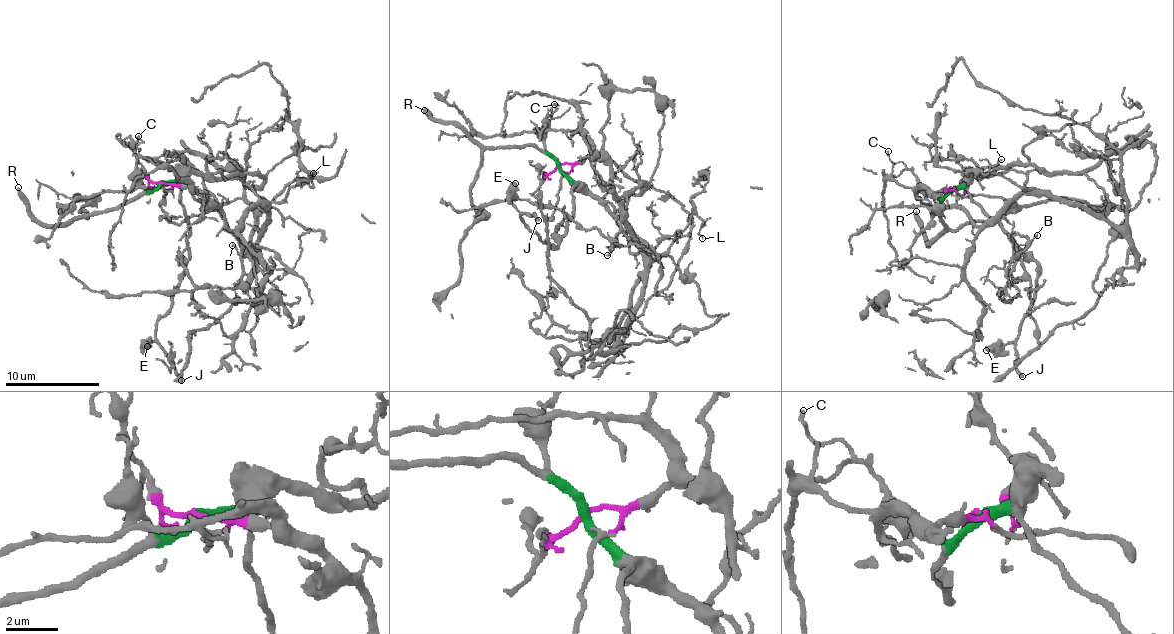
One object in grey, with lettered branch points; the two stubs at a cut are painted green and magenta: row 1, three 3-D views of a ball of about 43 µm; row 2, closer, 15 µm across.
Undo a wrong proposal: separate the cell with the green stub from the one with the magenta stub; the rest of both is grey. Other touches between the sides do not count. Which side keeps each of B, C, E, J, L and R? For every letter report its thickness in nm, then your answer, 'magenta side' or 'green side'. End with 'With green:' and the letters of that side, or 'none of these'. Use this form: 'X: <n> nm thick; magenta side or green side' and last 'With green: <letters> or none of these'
B: 160 nm thick; magenta side
C: 140 nm thick; green side
E: 600 nm thick; green side
J: 240 nm thick; green side
L: 140 nm thick; magenta side
R: 320 nm thick; green side
With green: C, E, J, R

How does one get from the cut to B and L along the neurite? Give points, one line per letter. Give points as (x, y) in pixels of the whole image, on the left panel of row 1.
B: (161, 182), (199, 190), (219, 208), (231, 229), (237, 228), (242, 249), (239, 255), (231, 244)
L: (161, 182), (201, 192), (231, 229), (257, 205), (281, 200), (303, 182), (313, 185), (314, 173)

